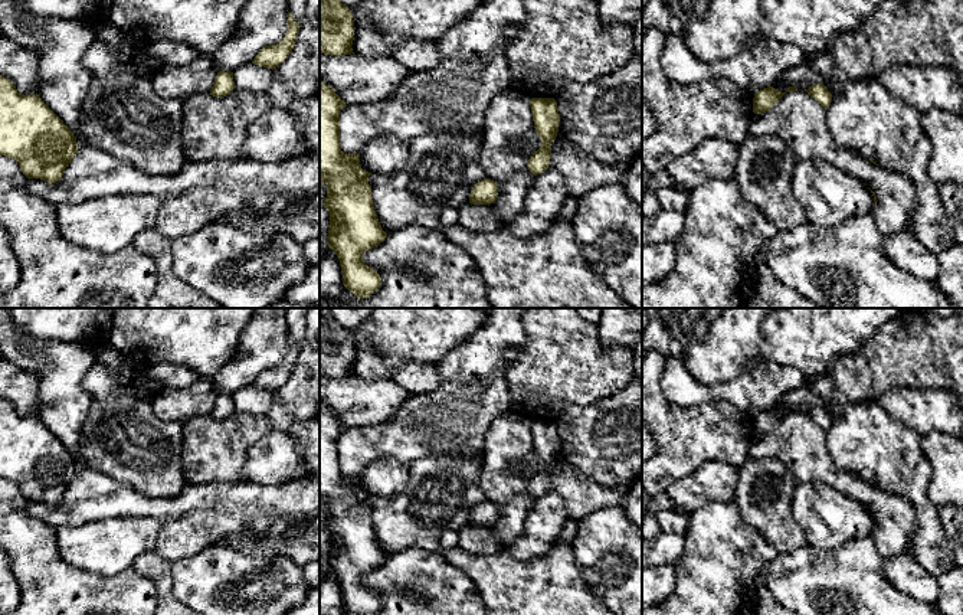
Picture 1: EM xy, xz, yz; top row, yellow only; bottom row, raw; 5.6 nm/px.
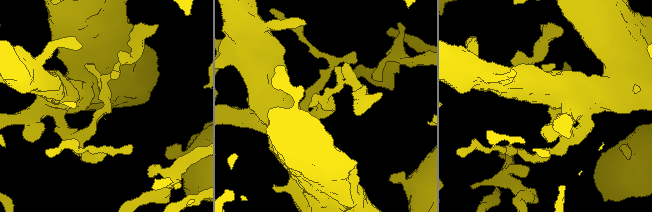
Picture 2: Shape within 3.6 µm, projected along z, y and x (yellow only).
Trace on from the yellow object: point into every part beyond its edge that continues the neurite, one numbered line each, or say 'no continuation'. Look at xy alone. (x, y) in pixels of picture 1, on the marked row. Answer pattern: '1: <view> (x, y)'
no continuation

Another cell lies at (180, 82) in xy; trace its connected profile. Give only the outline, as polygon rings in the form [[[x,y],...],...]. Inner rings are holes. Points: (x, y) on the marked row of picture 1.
[[[200,55],[187,65],[163,65],[151,78],[151,85],[160,98],[183,102],[209,94],[216,75],[212,56]]]

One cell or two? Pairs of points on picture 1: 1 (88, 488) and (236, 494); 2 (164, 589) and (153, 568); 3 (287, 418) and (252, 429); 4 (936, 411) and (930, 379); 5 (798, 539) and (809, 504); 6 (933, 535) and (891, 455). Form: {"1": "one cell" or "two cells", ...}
{"1": "one cell", "2": "one cell", "3": "two cells", "4": "two cells", "5": "two cells", "6": "one cell"}

